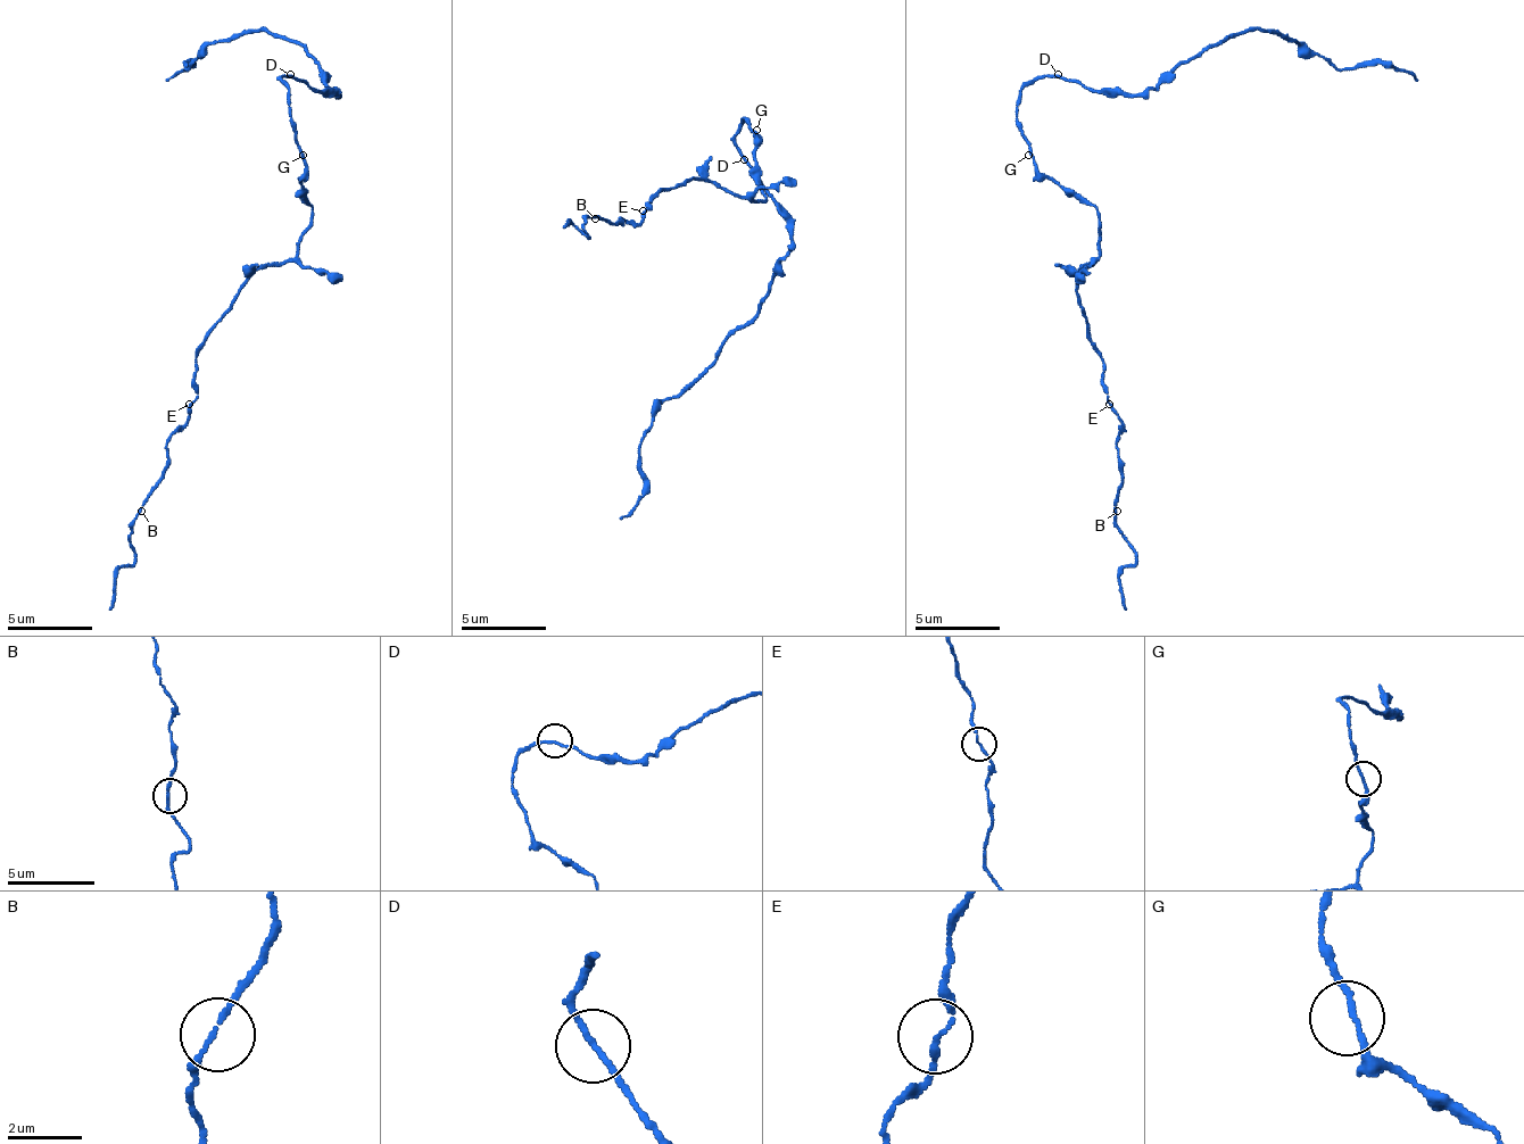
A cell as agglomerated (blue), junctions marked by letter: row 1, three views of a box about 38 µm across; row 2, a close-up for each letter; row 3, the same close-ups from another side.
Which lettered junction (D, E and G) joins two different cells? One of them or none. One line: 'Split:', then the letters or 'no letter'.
Split: no letter

